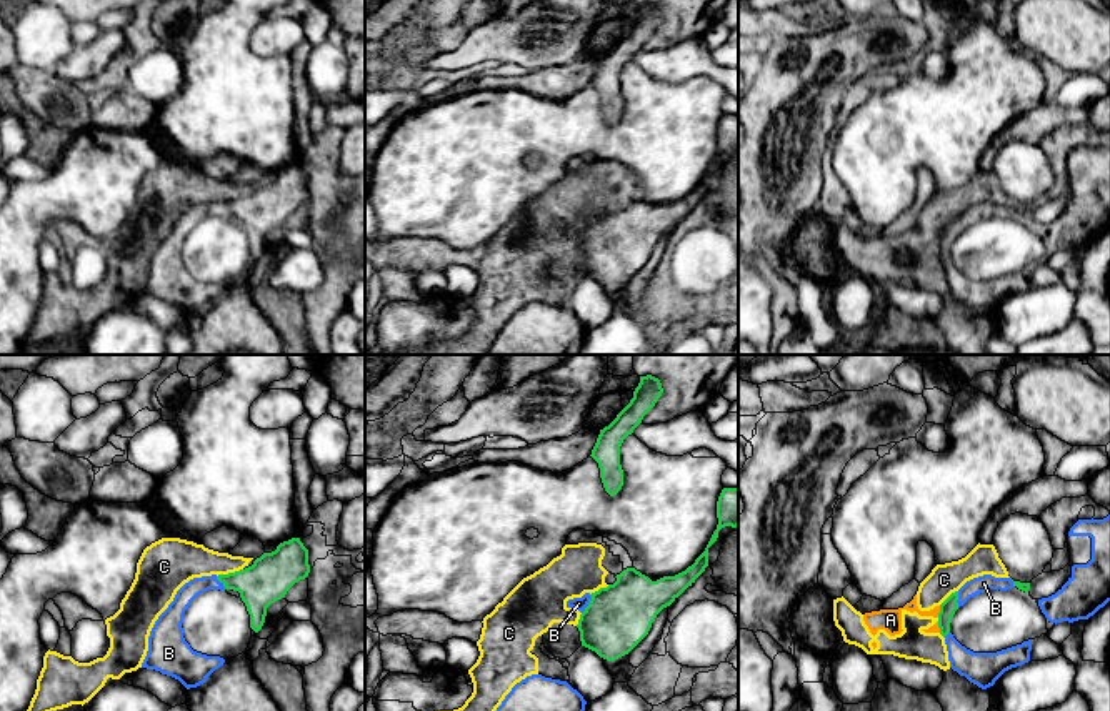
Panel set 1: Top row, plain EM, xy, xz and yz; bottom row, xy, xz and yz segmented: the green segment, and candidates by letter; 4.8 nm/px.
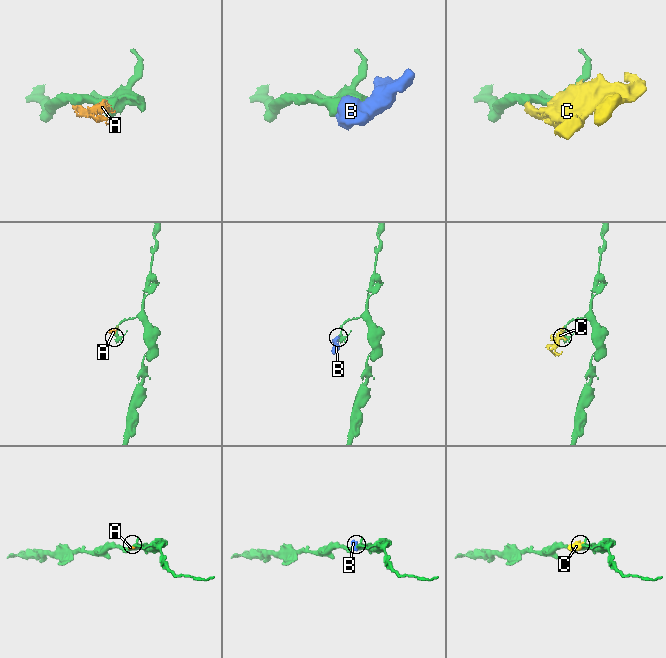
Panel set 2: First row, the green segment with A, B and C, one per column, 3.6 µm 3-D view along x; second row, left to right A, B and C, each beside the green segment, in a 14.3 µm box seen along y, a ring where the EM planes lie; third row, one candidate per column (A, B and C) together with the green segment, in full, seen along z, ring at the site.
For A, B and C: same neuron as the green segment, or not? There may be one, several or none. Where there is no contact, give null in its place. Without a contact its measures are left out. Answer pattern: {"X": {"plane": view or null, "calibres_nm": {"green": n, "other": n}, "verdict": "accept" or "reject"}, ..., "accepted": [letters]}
{"A": {"plane": "yz", "calibres_nm": {"green": 80, "other": 110}, "verdict": "reject"}, "B": {"plane": "xz", "calibres_nm": {"green": 320, "other": 60}, "verdict": "accept"}, "C": {"plane": "xy", "calibres_nm": {"green": 220, "other": 200}, "verdict": "reject"}, "accepted": ["B"]}

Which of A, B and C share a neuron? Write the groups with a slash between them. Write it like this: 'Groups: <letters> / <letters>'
Groups: A C / B

